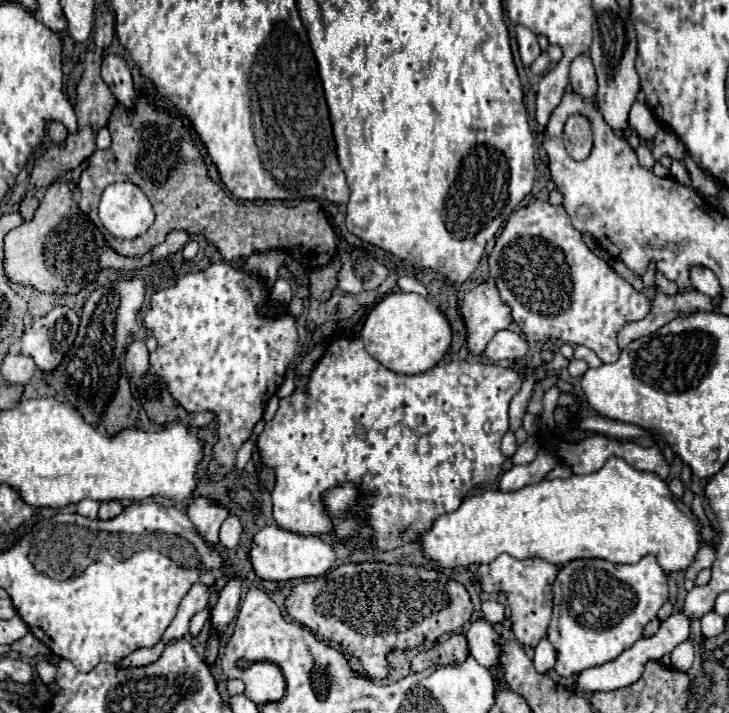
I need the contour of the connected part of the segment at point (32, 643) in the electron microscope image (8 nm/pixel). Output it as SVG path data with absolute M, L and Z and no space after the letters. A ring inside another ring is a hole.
M27 634L21 640L13 642L11 648L19 654L25 654L25 656L45 656L45 654L49 654L49 648L45 648L45 644L41 644L41 640L37 640L33 634Z

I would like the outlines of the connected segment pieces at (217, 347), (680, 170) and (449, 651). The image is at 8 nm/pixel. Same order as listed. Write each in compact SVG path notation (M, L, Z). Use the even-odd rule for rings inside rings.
M227 262L211 264L205 270L181 274L175 286L163 288L151 296L151 308L145 314L145 328L157 336L157 350L151 354L151 368L167 384L171 396L187 410L201 412L211 410L219 424L219 440L213 446L207 474L211 480L223 480L235 466L235 454L241 444L251 436L255 424L261 420L267 400L279 390L285 378L285 370L291 364L297 350L295 318L303 312L303 302L293 298L285 316L267 318L257 312L257 304L269 298L265 282L239 268L231 268Z
M673 160L673 164L671 164L671 176L679 182L679 184L685 184L685 186L691 186L691 178L689 178L689 172L687 172L687 168L683 166L683 162L677 162L677 160Z
M453 634L449 638L439 640L431 650L419 652L411 660L411 672L419 672L431 666L445 666L445 664L461 664L469 656L467 640L463 634Z

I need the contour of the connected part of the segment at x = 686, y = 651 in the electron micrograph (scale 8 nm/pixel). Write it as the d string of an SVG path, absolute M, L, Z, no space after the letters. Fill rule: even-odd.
M685 640L671 652L671 664L673 664L675 670L687 672L691 668L691 664L693 664L693 656L695 656L693 644L689 640Z

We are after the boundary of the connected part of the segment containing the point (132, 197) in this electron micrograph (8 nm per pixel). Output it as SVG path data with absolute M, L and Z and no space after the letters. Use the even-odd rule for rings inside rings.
M117 182L105 188L99 202L99 218L113 238L133 240L151 228L155 212L141 188Z

